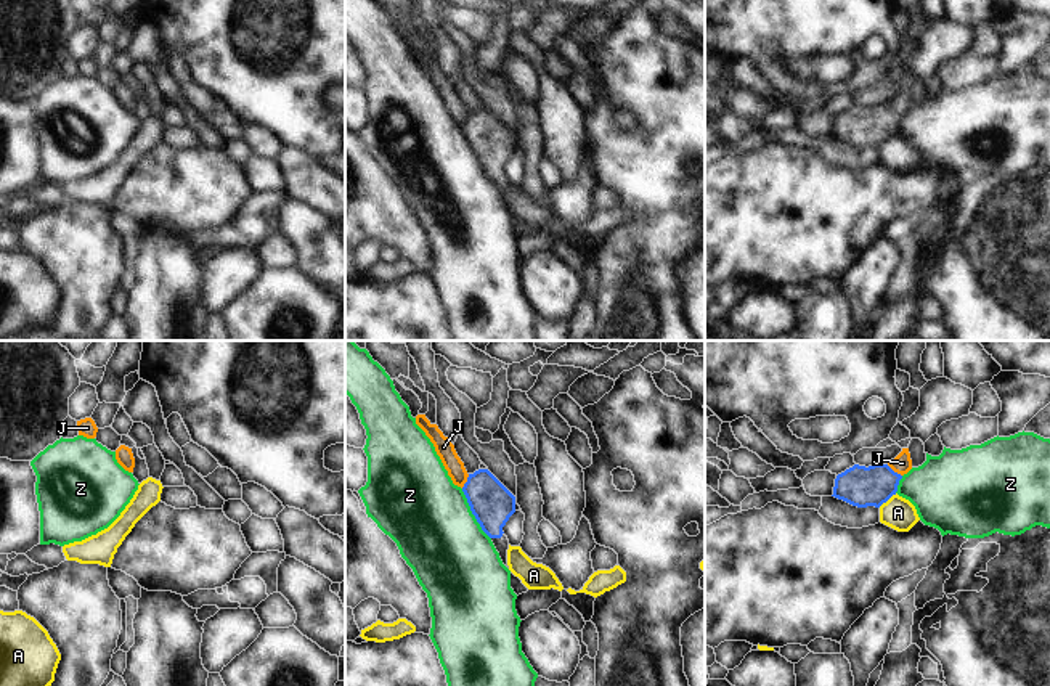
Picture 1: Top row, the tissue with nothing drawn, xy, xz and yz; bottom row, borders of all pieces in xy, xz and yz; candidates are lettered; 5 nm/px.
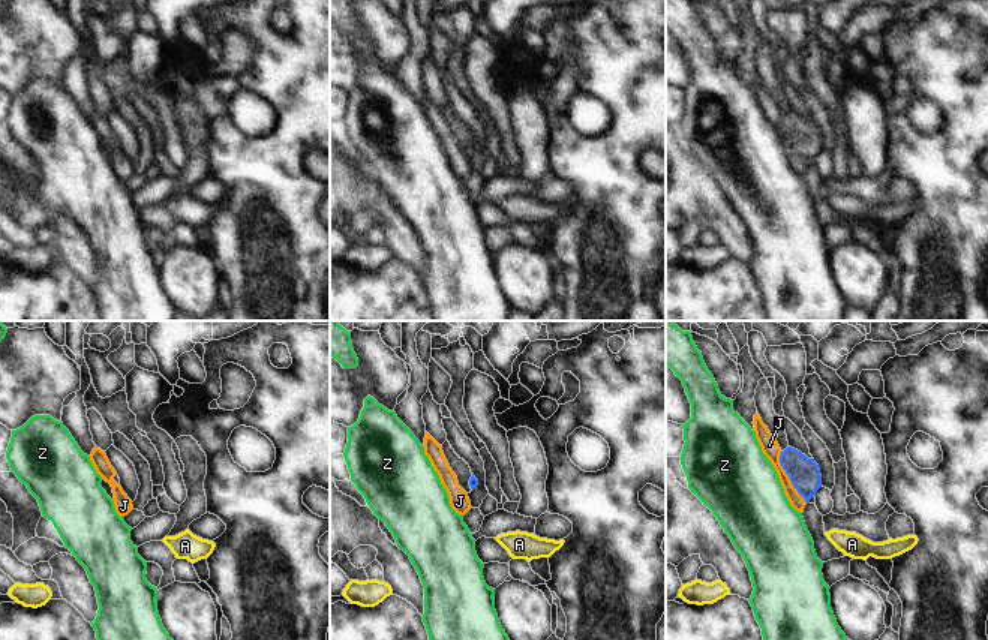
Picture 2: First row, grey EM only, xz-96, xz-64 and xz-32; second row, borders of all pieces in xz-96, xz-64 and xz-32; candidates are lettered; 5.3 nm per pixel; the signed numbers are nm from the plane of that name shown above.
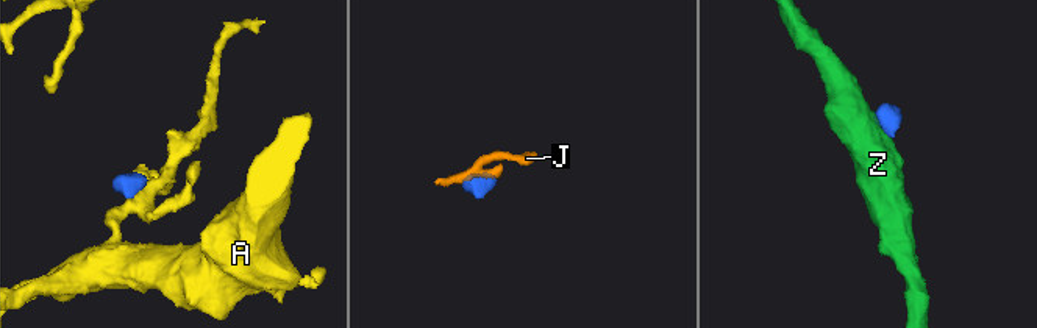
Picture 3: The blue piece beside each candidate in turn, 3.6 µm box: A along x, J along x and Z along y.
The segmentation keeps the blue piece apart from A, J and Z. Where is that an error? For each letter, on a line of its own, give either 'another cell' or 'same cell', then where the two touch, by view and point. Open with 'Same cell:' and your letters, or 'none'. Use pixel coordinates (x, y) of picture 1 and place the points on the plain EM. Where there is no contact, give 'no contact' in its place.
Same cell: none
A: another cell; contact yz (887, 140)
J: another cell; contact yz (893, 111)
Z: another cell; contact xz (472, 153)

